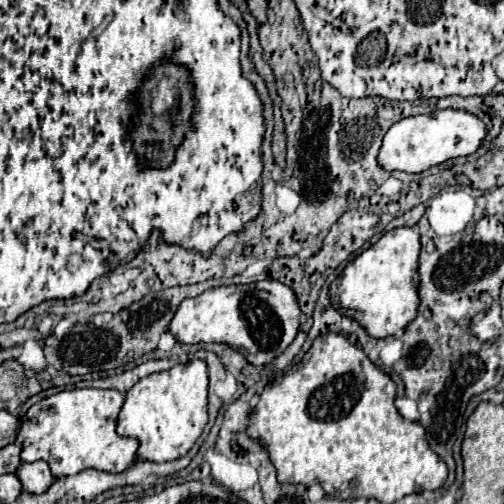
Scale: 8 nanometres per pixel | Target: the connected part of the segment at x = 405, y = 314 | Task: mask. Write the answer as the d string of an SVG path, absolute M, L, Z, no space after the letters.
M394 228L386 232L374 246L356 256L330 284L332 306L342 314L352 316L372 338L400 336L406 324L418 314L418 254L420 234L416 228Z

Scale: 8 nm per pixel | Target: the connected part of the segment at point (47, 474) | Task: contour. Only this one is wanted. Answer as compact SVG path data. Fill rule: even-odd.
M24 462L14 474L18 476L22 490L30 492L30 494L42 494L54 482L54 476L52 476L48 464L44 464L44 462L30 462L30 464Z

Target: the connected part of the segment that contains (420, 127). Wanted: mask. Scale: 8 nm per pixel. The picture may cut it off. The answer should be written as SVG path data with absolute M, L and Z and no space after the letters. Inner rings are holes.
M438 110L432 114L408 116L392 124L386 132L378 152L378 164L384 170L402 170L408 174L424 172L450 158L468 156L476 152L484 140L484 134L484 122L480 122L474 114L464 110Z

